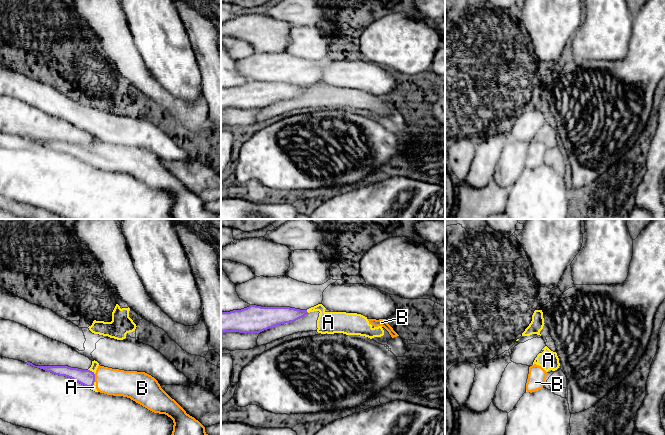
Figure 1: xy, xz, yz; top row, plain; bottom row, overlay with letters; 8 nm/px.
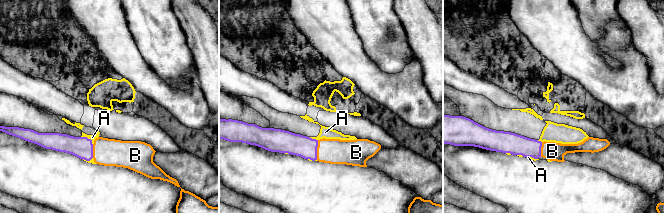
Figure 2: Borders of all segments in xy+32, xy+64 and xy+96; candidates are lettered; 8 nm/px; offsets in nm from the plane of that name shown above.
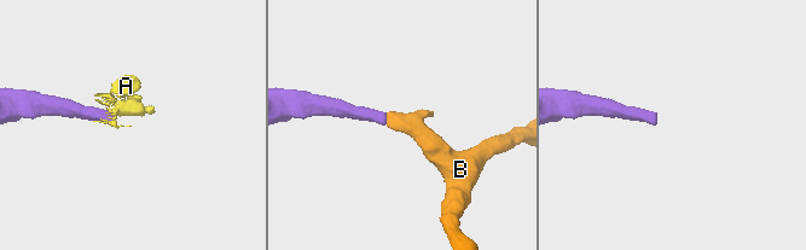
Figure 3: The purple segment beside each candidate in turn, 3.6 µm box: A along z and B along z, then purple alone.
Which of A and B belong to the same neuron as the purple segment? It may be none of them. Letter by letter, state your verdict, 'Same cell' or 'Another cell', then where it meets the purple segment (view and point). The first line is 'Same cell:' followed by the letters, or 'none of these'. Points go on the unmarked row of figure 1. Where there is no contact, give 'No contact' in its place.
Same cell: B
A: Another cell. Touches purple at xy (91, 147)
B: Same cell. Touches purple at xy (94, 154)

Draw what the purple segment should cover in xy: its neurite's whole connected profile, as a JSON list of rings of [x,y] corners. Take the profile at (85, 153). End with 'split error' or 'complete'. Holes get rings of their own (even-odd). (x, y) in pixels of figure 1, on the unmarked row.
[[[30,138],[26,140],[55,151],[71,154],[86,163],[92,163],[95,160],[97,167],[100,169],[127,173],[154,189],[167,191],[174,199],[171,210],[172,219],[221,219],[221,213],[208,211],[205,208],[205,203],[194,193],[187,190],[186,187],[161,164],[158,157],[145,148],[124,147],[99,141],[94,149],[90,146],[82,146],[68,142],[35,142]]]; split error

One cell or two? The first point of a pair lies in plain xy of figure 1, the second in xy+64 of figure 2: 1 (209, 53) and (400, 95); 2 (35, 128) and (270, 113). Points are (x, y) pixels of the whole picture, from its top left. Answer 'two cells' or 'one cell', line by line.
1: two cells
2: two cells

